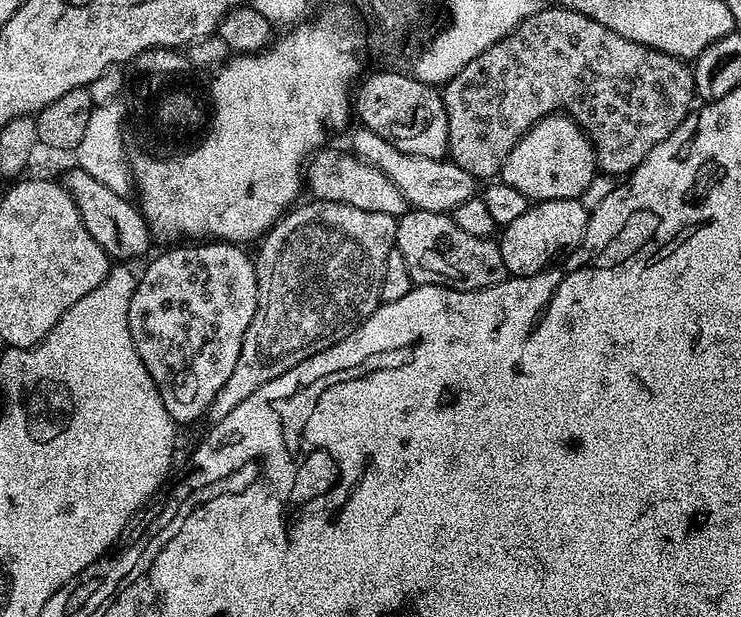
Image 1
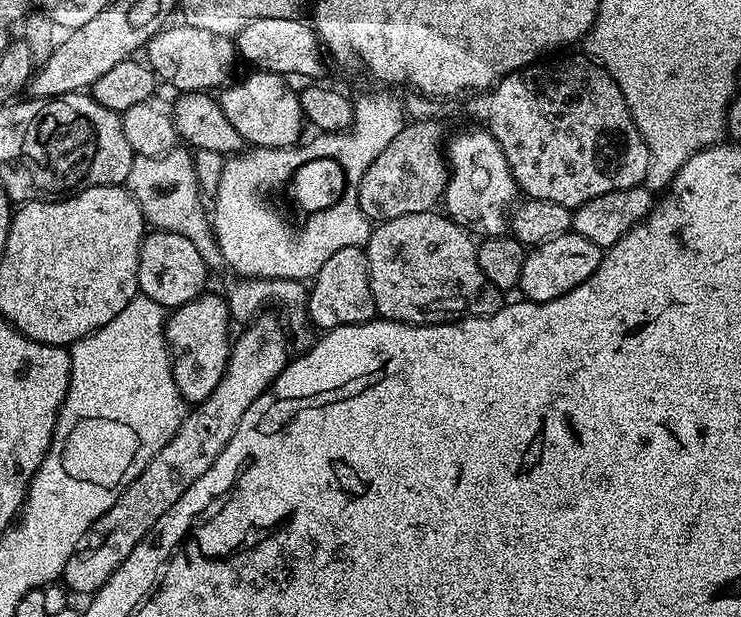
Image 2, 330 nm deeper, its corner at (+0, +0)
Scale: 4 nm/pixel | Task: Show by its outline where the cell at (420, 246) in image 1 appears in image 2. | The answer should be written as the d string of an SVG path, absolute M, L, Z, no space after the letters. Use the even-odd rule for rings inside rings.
M440 210L406 214L402 218L394 218L393 220L377 223L373 227L372 234L369 236L366 245L368 273L370 274L370 292L374 294L374 306L376 307L377 317L381 320L393 320L399 324L449 324L452 320L465 320L468 316L489 316L504 307L506 303L505 293L495 288L486 278L486 274L482 274L482 266L478 266L476 245L477 241L473 239L467 228L463 228L461 224L455 224L451 216Z

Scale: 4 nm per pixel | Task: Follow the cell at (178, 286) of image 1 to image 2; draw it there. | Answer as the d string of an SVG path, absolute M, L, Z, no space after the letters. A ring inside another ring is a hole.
M201 294L180 308L171 309L164 326L168 355L172 358L174 382L182 399L192 406L200 404L206 398L210 398L210 394L214 394L214 386L218 386L222 374L228 369L228 302L223 295L208 295Z

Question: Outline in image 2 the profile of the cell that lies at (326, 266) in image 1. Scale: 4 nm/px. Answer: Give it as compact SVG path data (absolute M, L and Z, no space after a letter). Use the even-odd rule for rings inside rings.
M252 322L243 330L240 337L233 339L228 354L228 369L222 374L218 386L214 386L214 394L200 404L195 405L185 415L182 426L178 426L178 434L150 458L146 470L98 518L88 527L88 532L82 534L82 542L70 554L70 562L66 562L66 570L62 577L72 592L81 592L84 598L91 597L103 584L130 558L130 550L150 534L154 522L214 466L214 458L226 450L226 442L234 438L234 430L238 430L238 422L242 422L242 414L250 410L250 406L265 390L280 376L280 371L290 363L288 356L288 342L290 336L283 328L271 328L268 324Z

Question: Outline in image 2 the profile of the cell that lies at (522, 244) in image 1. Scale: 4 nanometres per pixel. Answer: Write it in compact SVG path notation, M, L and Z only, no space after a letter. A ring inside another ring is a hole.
M573 231L558 234L558 238L550 238L550 242L537 244L525 255L522 278L518 285L519 295L539 304L562 298L562 294L586 282L586 278L590 278L594 270L598 270L601 255L601 248L594 246L590 238L582 238L582 234Z

